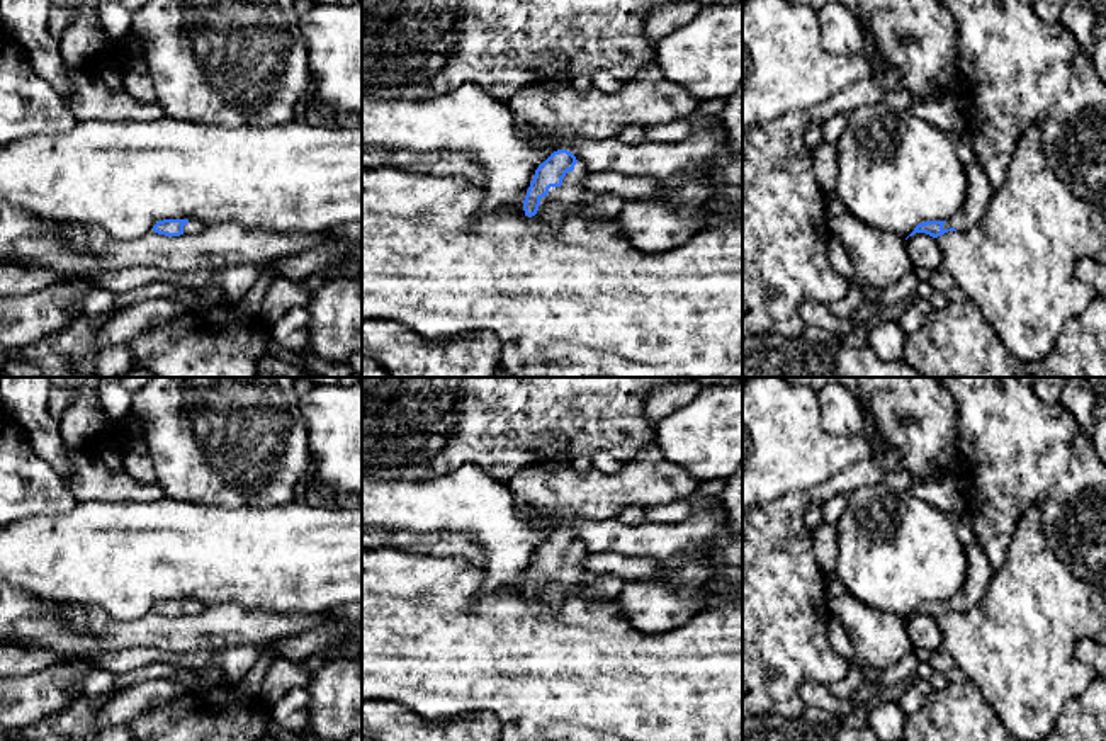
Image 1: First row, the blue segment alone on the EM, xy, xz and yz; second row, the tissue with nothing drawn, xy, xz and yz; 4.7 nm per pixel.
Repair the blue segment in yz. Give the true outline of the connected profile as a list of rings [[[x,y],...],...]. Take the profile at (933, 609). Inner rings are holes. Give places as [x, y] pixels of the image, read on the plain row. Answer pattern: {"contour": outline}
{"contour": [[[979,544],[965,547],[967,552],[967,580],[963,588],[948,602],[926,602],[914,608],[916,614],[926,614],[938,619],[948,612],[967,612],[980,603],[987,586],[994,576],[996,568],[987,559],[984,549]]]}

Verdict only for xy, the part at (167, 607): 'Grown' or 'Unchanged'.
Grown

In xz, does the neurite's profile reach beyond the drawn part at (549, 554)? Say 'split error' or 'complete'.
split error

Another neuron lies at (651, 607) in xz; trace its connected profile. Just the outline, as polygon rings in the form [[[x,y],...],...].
[[[627,581],[617,603],[632,627],[664,632],[685,625],[705,603],[700,588]]]

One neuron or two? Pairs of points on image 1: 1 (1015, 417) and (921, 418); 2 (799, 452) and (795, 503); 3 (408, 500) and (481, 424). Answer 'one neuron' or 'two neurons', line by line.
1: two neurons
2: two neurons
3: two neurons

